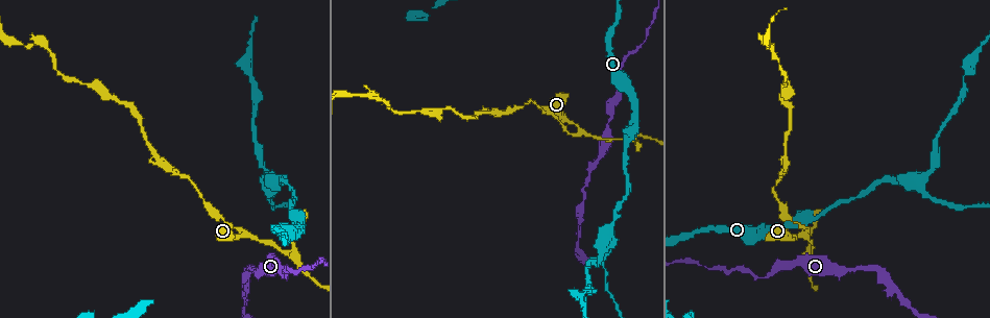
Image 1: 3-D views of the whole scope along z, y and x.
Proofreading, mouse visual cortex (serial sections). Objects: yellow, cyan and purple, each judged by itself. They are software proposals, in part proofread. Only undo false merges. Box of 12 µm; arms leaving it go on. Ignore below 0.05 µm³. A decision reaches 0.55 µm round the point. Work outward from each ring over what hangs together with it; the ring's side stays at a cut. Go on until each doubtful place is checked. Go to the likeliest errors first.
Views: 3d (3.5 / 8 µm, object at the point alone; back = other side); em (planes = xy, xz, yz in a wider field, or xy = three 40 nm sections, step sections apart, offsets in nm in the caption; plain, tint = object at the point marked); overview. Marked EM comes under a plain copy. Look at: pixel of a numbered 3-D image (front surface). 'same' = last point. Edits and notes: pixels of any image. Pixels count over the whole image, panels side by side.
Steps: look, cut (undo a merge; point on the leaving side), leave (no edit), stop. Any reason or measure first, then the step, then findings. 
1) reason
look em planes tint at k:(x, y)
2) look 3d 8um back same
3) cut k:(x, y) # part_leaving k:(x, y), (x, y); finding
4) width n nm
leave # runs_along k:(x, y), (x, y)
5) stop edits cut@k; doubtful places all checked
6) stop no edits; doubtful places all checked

side arm on a straight run
look 3d 3.5um at 1:(801, 234)

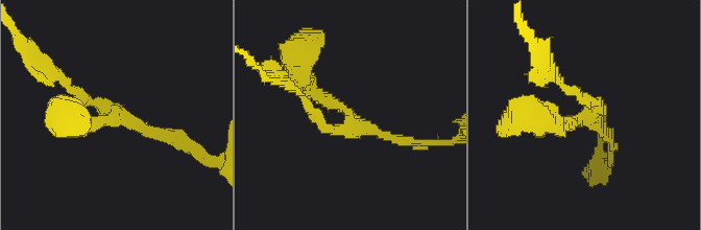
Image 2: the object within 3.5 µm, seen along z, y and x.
arms 3; arm_widths 150, 150, 250 nm
look em xy step 1 tint at 2:(346, 117)

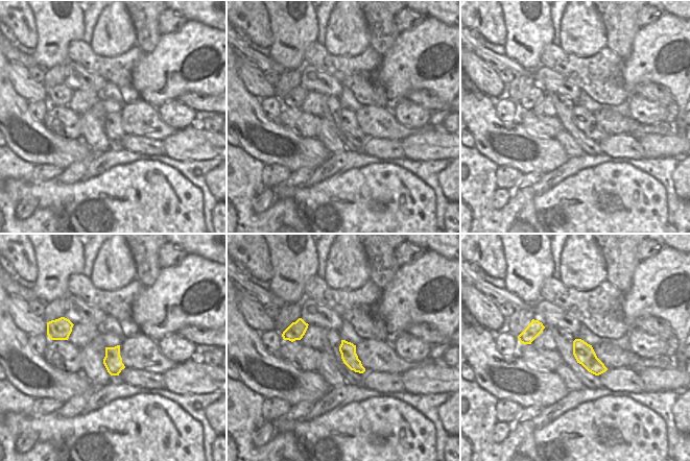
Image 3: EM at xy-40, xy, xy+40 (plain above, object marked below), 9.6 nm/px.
leave # all the same cell

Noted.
a narrow waist
look 3d 3.5um at 1:(366, 96)

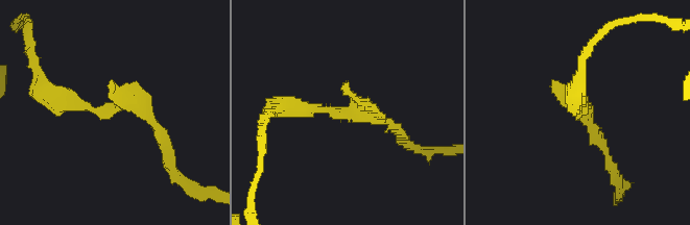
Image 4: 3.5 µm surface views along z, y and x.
look em xy step 2 tint at 4:(347, 114)

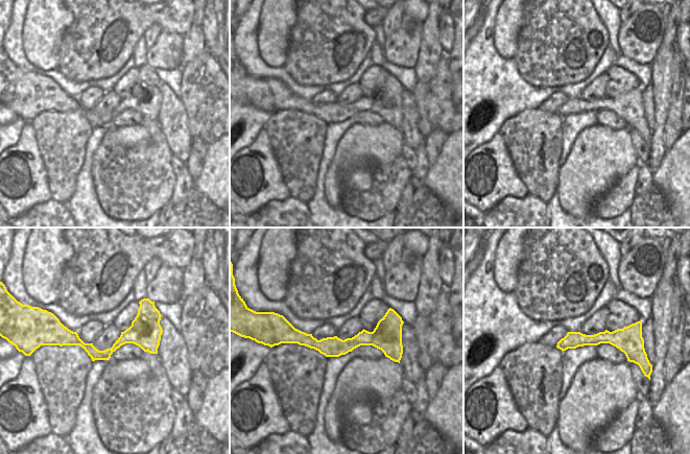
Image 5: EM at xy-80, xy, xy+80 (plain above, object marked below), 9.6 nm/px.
leave # runs_along 4:(163, 139), (141, 106), (93, 109), (48, 91); one cell here

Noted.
branch point
look 3d 3.5um at 1:(620, 140)

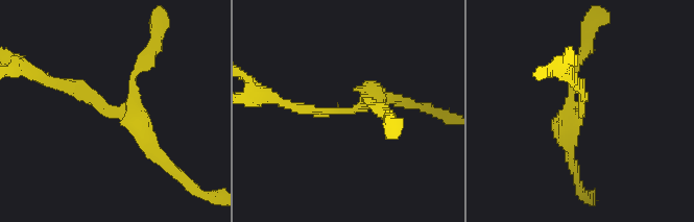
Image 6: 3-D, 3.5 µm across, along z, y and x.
now the EM
look em xy step 5 tint at 6:(124, 116)

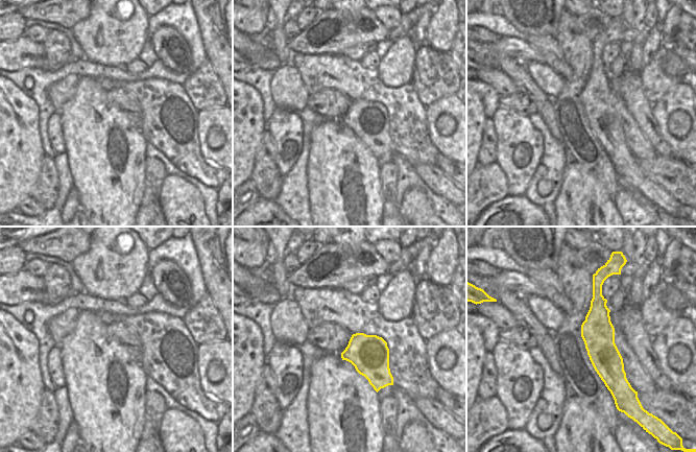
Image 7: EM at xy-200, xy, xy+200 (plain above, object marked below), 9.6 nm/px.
leave # all the same cell

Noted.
sharp bend
look 3d 8um at 1:(288, 278)

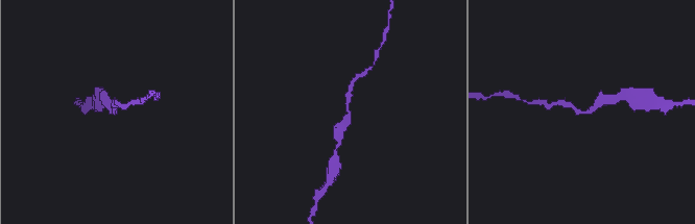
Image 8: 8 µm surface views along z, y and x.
shape alone is not enough
look em xy step 5 tint at 8:(585, 110)

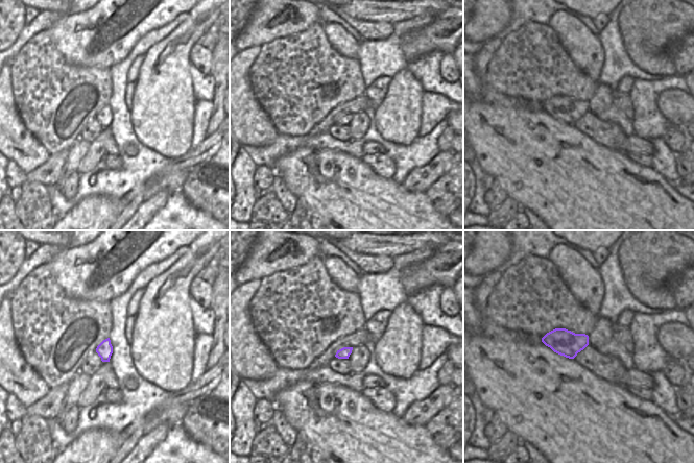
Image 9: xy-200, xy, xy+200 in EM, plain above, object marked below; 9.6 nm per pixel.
width 110 nm
leave # runs_along 8:(338, 137), (349, 116), (351, 88); one cell here

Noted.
stop no edits; doubtful places all checked

